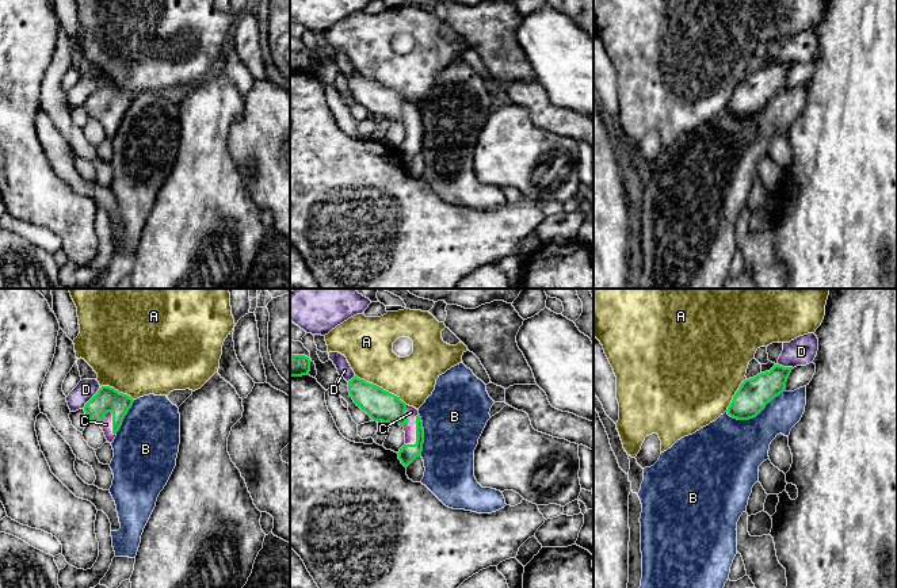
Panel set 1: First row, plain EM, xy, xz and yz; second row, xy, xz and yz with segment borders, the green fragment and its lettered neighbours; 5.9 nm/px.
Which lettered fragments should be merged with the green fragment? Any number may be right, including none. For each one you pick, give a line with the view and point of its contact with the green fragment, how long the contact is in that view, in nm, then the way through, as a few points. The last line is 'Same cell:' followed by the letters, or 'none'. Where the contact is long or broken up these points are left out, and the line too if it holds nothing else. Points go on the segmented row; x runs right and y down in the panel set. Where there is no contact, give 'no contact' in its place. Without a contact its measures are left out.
C: xz (416, 432) | 200 nm
Same cell: C

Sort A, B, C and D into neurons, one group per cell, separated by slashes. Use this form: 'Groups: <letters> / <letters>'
Groups: A / B / C / D

